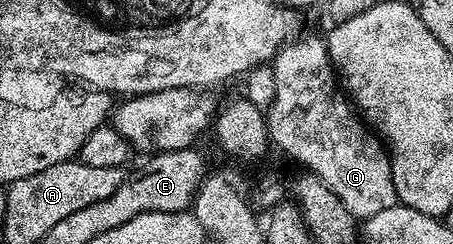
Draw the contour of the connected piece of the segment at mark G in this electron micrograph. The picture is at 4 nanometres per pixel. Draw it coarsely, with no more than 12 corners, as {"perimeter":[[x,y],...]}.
{"perimeter":[[315,35],[279,48],[270,142],[356,220],[396,206],[391,156]]}

